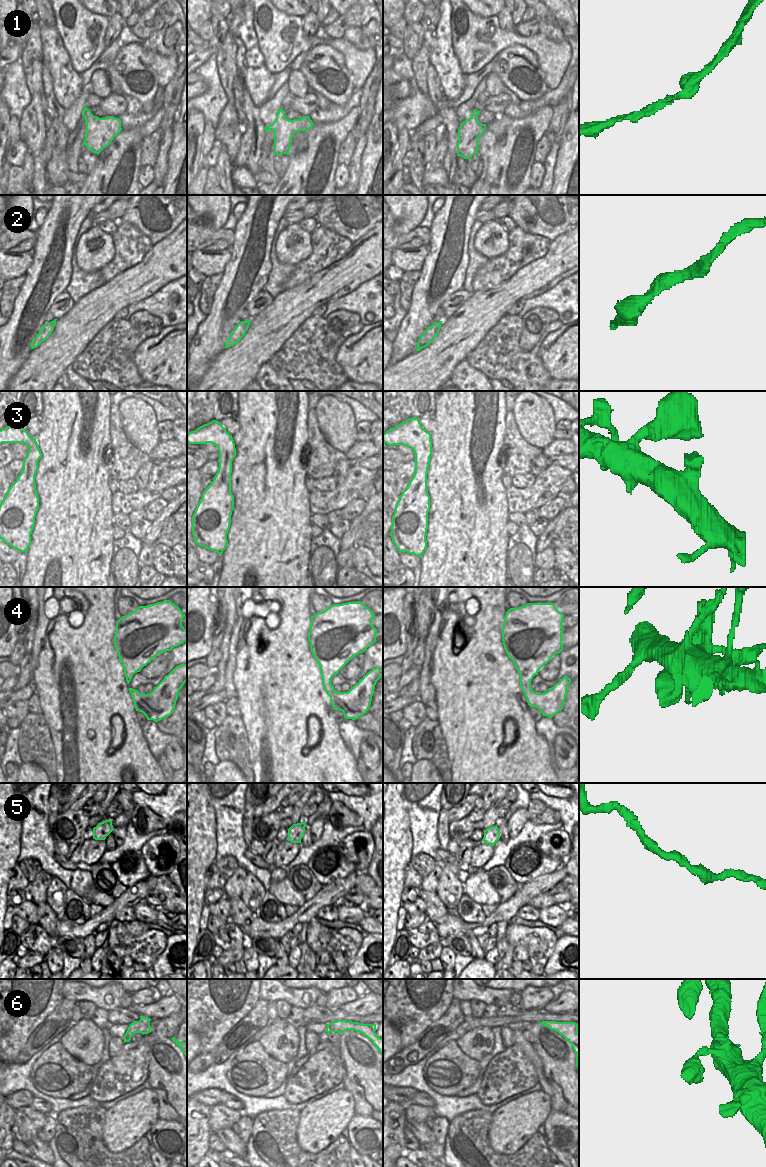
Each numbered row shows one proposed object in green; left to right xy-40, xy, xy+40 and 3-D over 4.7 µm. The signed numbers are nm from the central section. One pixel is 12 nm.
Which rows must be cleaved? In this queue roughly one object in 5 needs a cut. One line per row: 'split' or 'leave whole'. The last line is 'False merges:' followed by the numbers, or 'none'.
1: leave whole
2: leave whole
3: leave whole
4: leave whole
5: leave whole
6: leave whole
False merges: none

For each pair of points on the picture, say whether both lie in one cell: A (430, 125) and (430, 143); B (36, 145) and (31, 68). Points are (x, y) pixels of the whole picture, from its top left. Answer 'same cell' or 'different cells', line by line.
A: different cells
B: same cell

